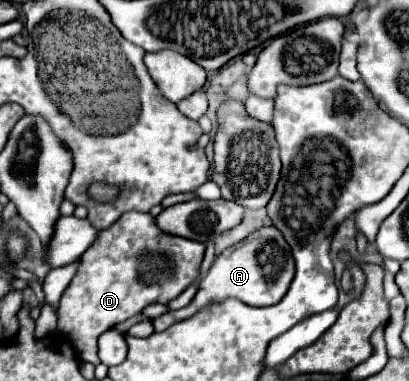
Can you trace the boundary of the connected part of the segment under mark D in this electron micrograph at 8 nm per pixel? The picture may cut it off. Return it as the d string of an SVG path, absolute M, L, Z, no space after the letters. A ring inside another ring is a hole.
M139 211L123 213L109 229L99 231L93 245L81 255L77 273L75 273L73 281L69 283L69 287L65 289L59 309L57 309L57 315L59 315L57 329L63 331L65 335L69 335L81 361L99 365L99 335L103 331L115 327L117 323L121 323L133 315L139 315L143 311L143 307L149 303L165 305L171 299L175 299L177 295L181 295L193 283L193 279L199 275L199 265L203 261L203 253L205 253L205 245L199 241L161 233L159 227L155 227L155 221L149 213L139 213Z

